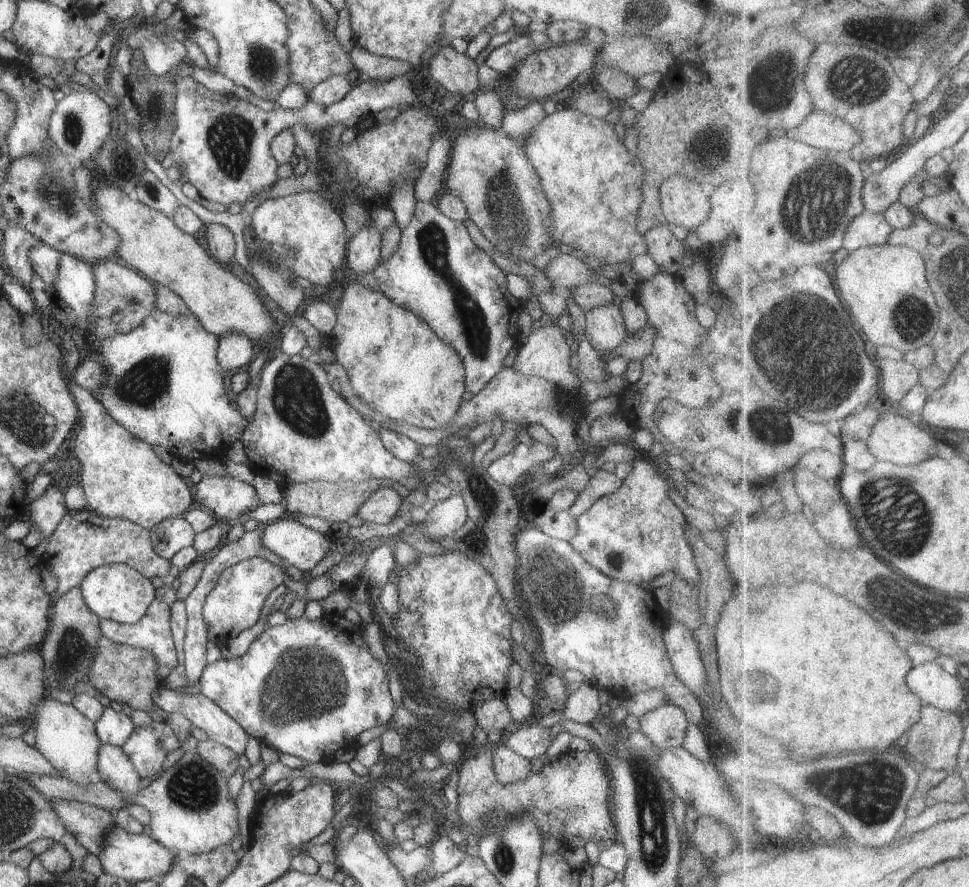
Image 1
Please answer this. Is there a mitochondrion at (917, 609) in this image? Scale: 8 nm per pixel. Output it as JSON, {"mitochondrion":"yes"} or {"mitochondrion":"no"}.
{"mitochondrion":"yes"}

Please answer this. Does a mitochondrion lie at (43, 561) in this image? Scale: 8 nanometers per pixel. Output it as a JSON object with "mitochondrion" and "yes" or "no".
{"mitochondrion":"no"}

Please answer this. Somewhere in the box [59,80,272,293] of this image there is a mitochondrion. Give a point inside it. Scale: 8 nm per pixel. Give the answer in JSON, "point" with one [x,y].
{"point":[229,139]}

